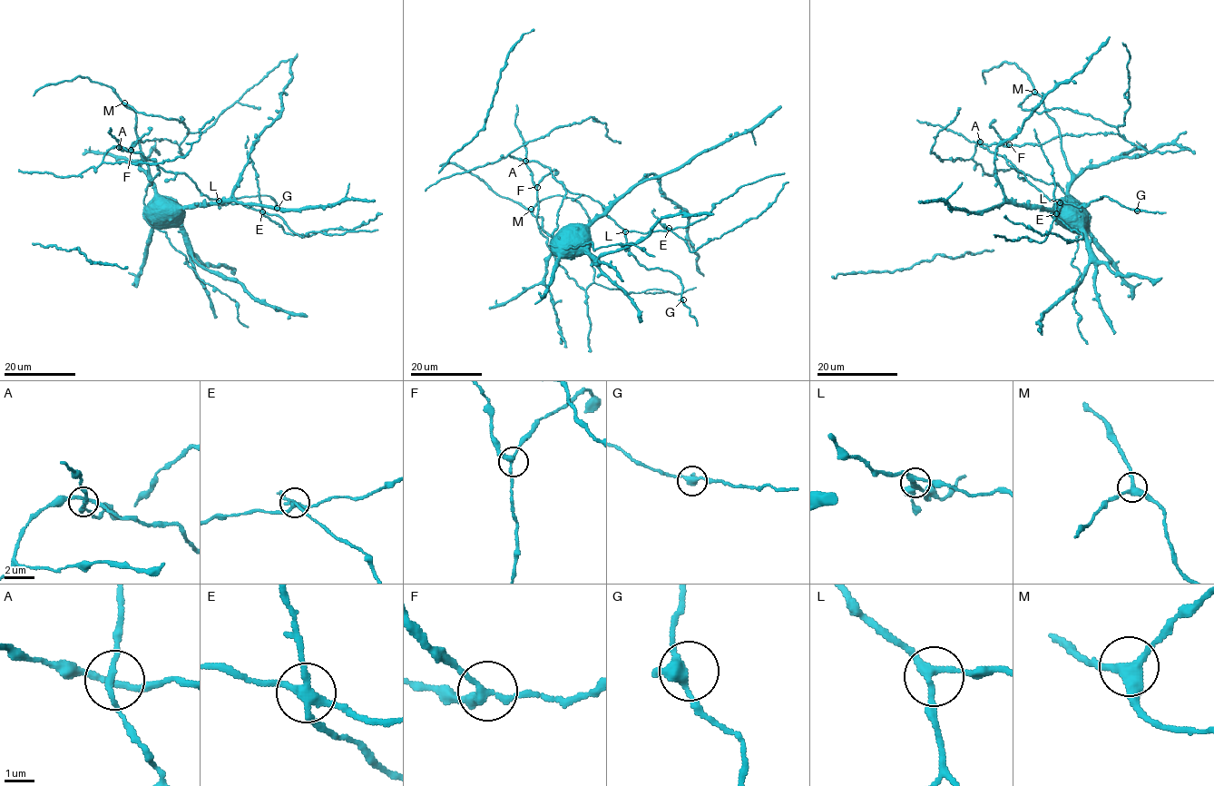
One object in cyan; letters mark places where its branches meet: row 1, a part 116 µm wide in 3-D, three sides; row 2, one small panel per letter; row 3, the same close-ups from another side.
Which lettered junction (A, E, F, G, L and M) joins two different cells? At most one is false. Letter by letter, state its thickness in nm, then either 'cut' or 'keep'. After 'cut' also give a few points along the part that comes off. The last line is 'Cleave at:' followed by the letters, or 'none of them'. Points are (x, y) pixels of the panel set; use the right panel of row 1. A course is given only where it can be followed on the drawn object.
A: 220 nm | keep
E: 280 nm | cut | (1055, 213), (1071, 230), (1081, 236), (1081, 239), (1067, 241), (1055, 233), (1042, 235), (1003, 217)
F: 240 nm | keep
G: 280 nm | keep
L: 240 nm | keep
M: 340 nm | keep
Cleave at: E

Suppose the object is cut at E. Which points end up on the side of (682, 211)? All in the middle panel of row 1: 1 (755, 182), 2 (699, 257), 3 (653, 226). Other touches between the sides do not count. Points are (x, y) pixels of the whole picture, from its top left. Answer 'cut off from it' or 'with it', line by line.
1: with it
2: with it
3: with it

